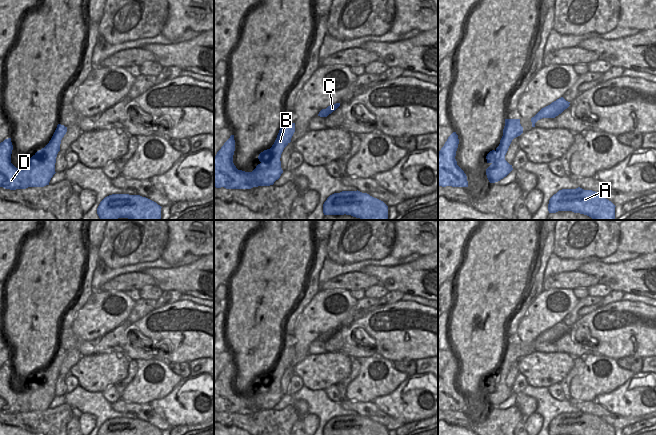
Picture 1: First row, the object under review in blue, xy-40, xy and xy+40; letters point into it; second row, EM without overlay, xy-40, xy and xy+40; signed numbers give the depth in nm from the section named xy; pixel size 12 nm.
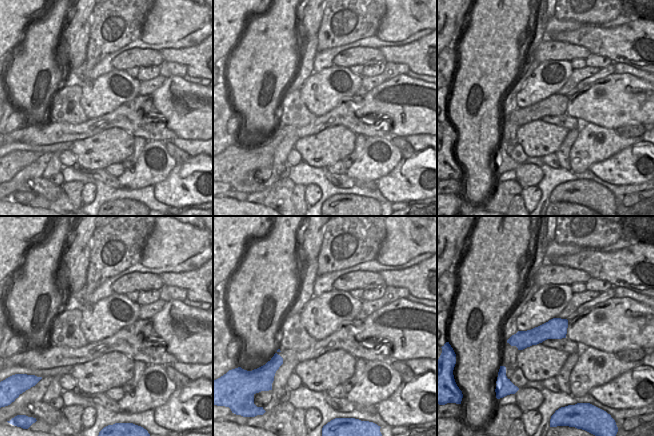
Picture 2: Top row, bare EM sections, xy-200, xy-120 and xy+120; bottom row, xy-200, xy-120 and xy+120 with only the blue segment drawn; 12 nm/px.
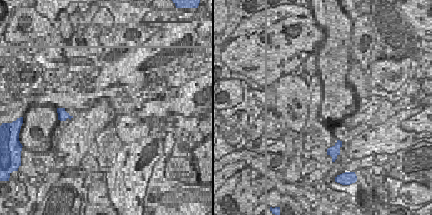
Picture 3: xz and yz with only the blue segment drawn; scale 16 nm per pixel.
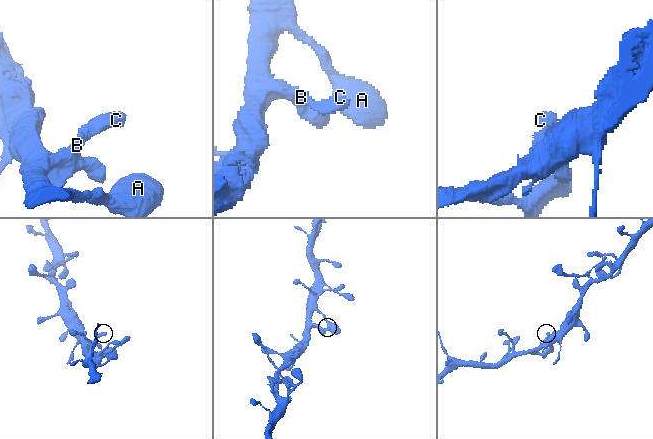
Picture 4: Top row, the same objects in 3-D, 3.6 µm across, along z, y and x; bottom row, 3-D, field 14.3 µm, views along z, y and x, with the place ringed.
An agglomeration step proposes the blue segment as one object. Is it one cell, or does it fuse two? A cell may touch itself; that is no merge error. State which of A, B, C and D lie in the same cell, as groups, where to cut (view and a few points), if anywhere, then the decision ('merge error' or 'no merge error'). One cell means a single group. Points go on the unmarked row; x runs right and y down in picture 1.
A B C D | no cut | no merge error

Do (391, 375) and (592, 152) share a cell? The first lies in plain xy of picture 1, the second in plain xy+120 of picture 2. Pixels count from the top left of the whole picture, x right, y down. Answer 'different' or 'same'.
same

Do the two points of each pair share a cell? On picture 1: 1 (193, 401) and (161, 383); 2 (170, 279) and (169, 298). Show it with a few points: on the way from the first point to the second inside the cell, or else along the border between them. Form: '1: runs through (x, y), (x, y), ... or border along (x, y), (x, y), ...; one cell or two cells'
1: border along (182, 378), (165, 396), (152, 400); two cells
2: border along (163, 290), (177, 290), (181, 294); two cells

